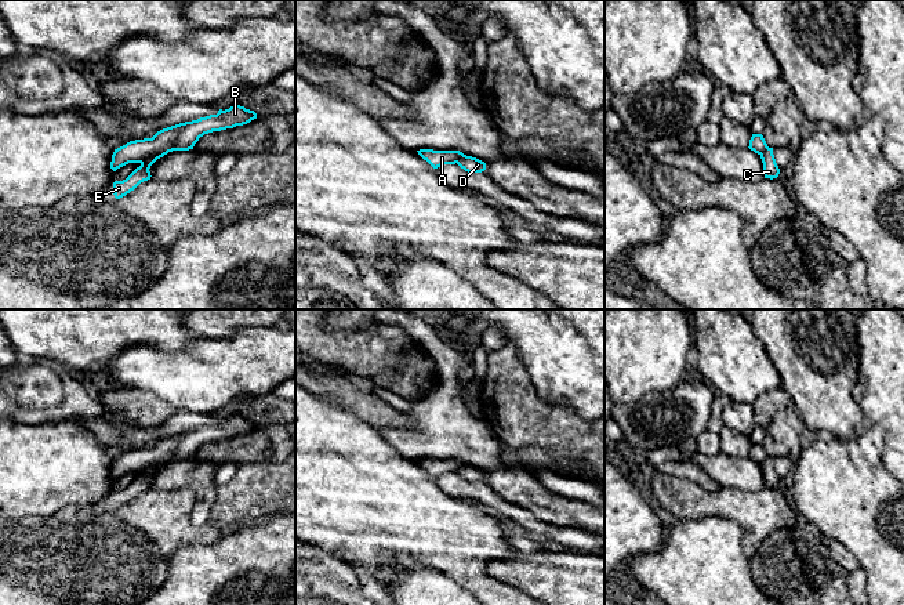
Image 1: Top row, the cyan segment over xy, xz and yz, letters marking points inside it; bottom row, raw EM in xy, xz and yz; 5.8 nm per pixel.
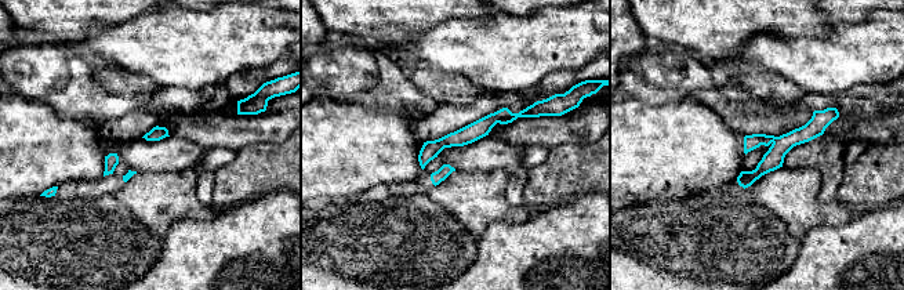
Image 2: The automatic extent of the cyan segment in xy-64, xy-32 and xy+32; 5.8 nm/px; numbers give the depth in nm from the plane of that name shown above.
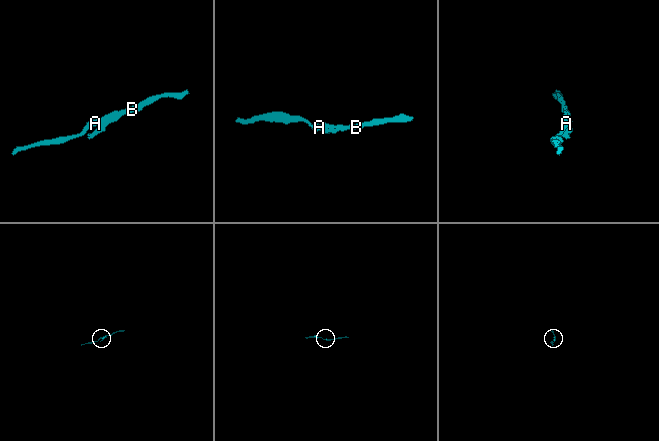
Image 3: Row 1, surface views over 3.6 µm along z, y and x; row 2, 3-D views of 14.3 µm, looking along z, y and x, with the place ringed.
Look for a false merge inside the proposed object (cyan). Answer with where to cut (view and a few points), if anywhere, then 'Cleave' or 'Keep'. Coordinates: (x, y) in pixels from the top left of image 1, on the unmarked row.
Split along xy (191, 431), (173, 449), (152, 462), (141, 473). Cleave

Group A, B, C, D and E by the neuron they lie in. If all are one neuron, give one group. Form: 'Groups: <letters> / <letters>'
Groups: A / B C D E

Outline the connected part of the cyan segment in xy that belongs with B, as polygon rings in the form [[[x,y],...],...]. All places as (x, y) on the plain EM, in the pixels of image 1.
[[[235,414],[225,420],[219,419],[217,424],[192,430],[174,450],[168,452],[160,460],[152,463],[126,489],[115,490],[115,507],[120,508],[134,500],[141,492],[150,489],[150,475],[168,461],[193,459],[195,453],[204,443],[243,435],[254,428],[257,428],[257,423],[254,420]]]

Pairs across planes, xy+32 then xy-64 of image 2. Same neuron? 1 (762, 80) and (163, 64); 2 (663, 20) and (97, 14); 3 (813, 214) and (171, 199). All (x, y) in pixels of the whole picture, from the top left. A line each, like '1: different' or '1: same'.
1: different
2: same
3: same

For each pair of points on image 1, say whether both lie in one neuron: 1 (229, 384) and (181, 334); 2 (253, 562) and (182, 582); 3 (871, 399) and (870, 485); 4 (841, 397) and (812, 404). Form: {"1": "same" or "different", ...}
{"1": "different", "2": "same", "3": "different", "4": "same"}

